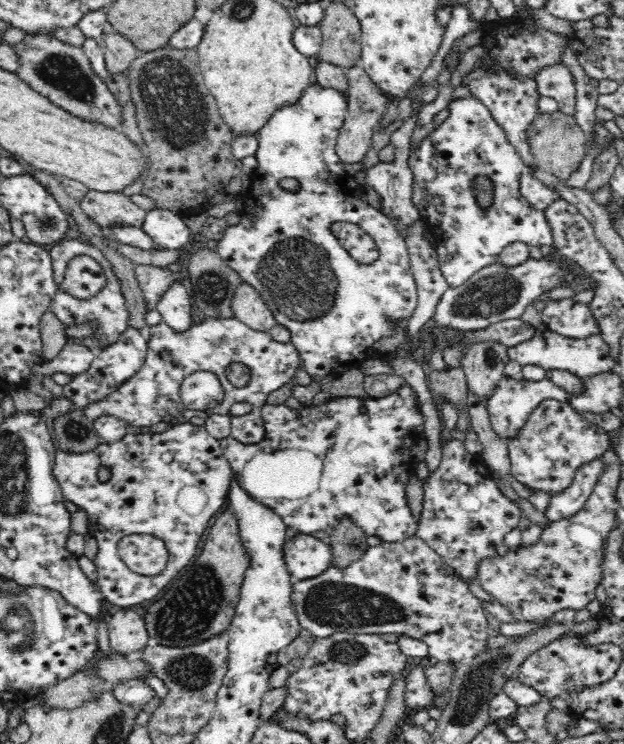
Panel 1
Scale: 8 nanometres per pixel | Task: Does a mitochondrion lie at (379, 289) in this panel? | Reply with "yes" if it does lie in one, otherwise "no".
no

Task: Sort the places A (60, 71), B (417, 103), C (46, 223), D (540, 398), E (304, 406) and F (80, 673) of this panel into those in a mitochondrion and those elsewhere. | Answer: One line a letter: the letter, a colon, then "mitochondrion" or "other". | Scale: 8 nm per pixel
A: mitochondrion
B: other
C: mitochondrion
D: other
E: other
F: other

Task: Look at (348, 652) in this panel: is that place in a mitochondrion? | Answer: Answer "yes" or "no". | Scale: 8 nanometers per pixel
yes

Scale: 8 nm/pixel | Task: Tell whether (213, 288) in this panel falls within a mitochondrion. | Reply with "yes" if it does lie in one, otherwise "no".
yes

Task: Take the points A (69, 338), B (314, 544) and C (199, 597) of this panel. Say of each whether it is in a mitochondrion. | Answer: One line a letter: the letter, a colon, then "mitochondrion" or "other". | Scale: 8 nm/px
A: other
B: other
C: mitochondrion

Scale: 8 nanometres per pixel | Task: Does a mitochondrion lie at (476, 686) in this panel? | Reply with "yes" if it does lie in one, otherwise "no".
yes

